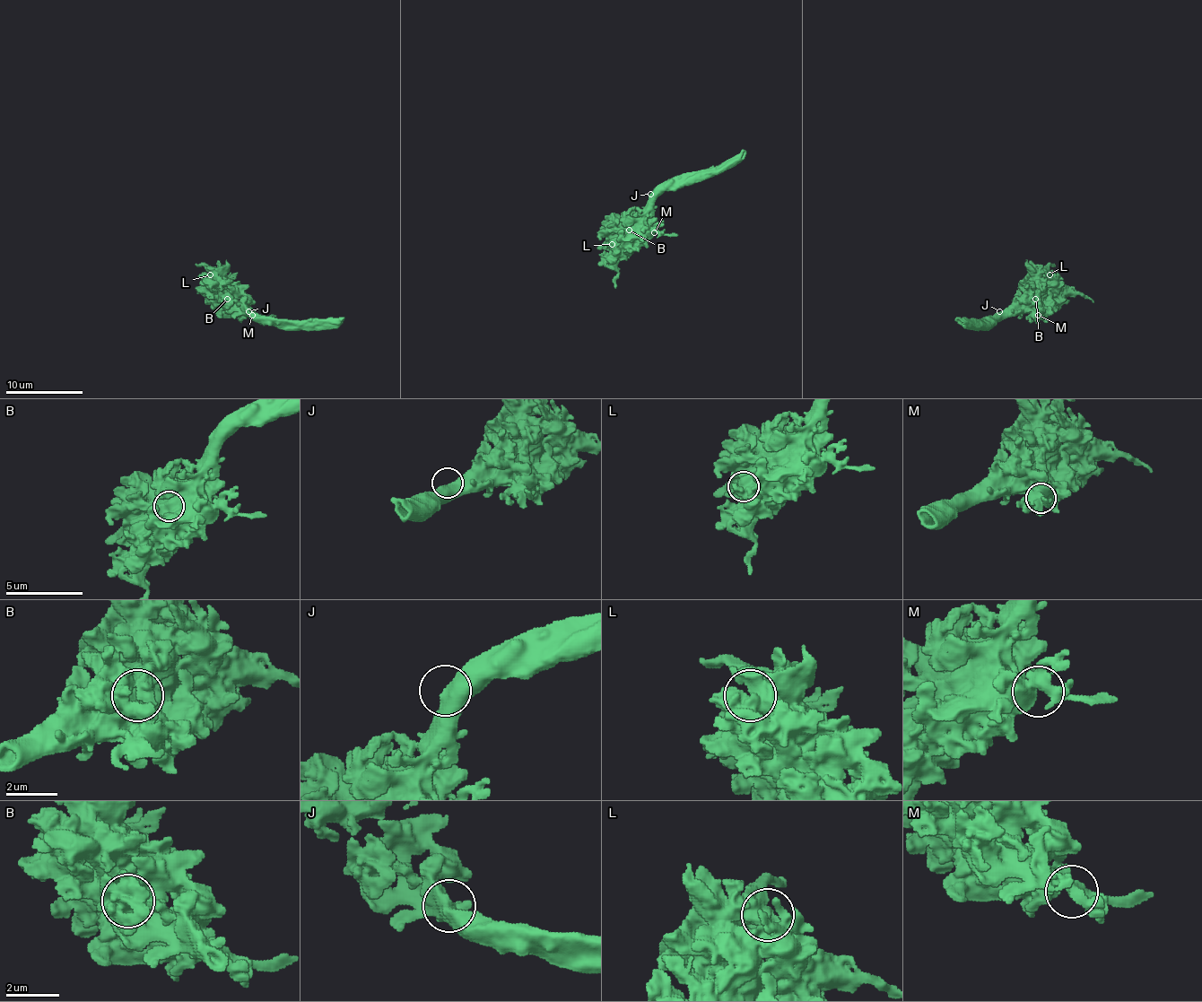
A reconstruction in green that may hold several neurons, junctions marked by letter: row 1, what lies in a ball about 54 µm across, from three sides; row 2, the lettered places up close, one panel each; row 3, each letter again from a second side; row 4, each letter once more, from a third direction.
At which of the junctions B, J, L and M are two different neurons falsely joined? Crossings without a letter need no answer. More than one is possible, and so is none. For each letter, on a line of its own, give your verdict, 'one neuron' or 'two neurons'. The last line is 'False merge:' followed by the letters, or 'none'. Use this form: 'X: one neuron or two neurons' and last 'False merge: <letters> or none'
B: one neuron
J: one neuron
L: one neuron
M: one neuron
False merge: none

